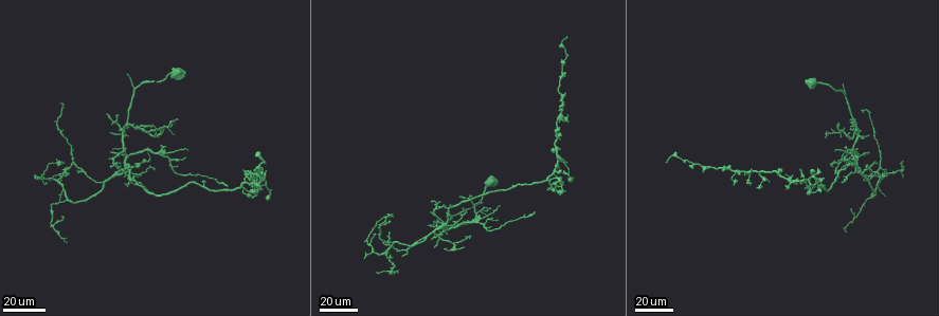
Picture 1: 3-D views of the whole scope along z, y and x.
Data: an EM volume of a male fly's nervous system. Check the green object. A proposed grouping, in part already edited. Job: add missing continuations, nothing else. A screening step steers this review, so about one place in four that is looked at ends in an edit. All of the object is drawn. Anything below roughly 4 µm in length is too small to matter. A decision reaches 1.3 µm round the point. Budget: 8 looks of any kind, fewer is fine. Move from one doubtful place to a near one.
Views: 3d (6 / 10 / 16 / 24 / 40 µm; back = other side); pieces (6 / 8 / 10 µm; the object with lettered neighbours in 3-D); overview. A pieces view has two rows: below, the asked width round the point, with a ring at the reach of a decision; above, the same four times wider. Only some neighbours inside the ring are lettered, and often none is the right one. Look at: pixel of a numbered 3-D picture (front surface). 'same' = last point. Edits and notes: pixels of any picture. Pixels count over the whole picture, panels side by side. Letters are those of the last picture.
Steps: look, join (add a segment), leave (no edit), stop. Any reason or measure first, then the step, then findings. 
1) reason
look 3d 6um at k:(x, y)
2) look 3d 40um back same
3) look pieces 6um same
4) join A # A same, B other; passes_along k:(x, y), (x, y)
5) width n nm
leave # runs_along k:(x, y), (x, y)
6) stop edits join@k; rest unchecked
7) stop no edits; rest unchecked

free end
look 3d 40um at 1:(366, 251)

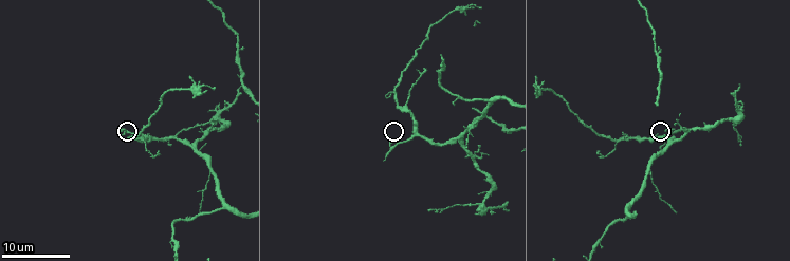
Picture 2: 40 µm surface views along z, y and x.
what lies round it
look pieces 6um at 2:(388, 136)

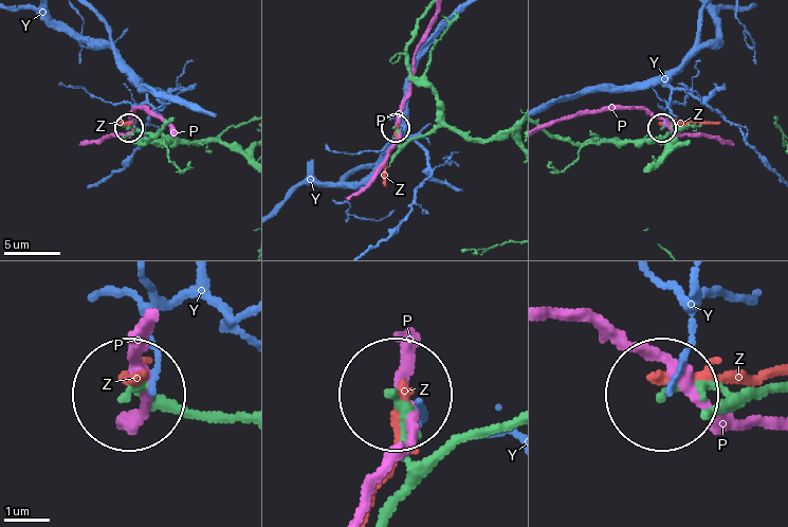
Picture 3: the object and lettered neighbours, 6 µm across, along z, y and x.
width 180 nm
leave # P other, Y other, Z other; runs_along 3:(510, 129), (468, 140), (439, 126), (404, 142), (397, 129); none of them fits

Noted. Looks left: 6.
free end
look 3d 24um at 1:(431, 237)

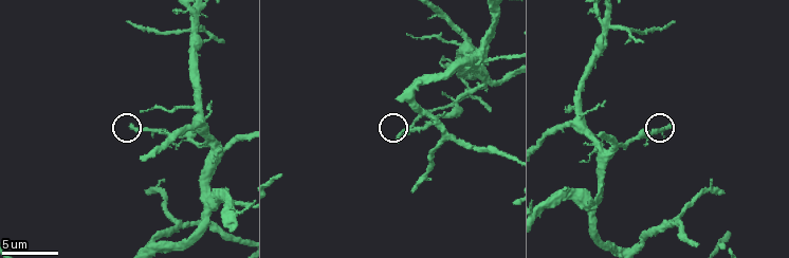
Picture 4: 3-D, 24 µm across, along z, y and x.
look 3d 6um at 4:(399, 138)

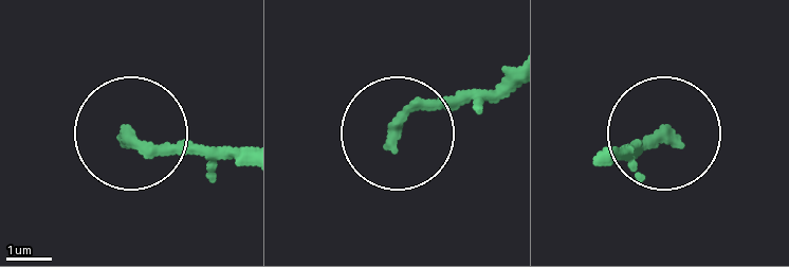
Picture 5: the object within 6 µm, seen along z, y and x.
what lies round it
look pieces 10um at 5:(391, 143)

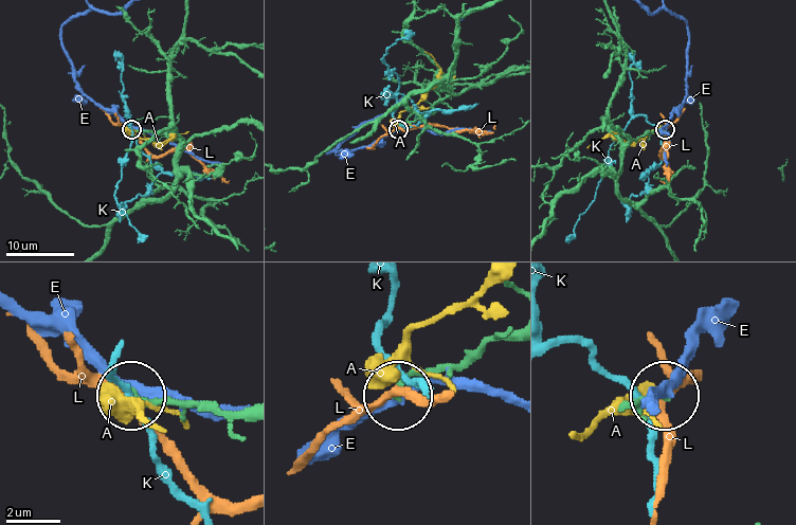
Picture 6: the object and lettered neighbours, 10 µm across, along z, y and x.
leave # A other, E other, K other, L other; none of them fits

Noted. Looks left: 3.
free end
look 3d 40um at 1:(107, 114)

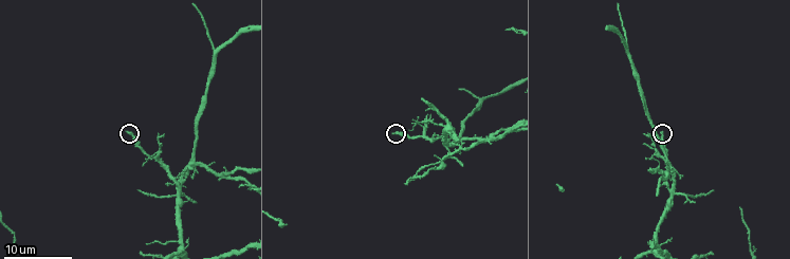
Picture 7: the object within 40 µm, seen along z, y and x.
look pieces 10um at 7:(394, 132)

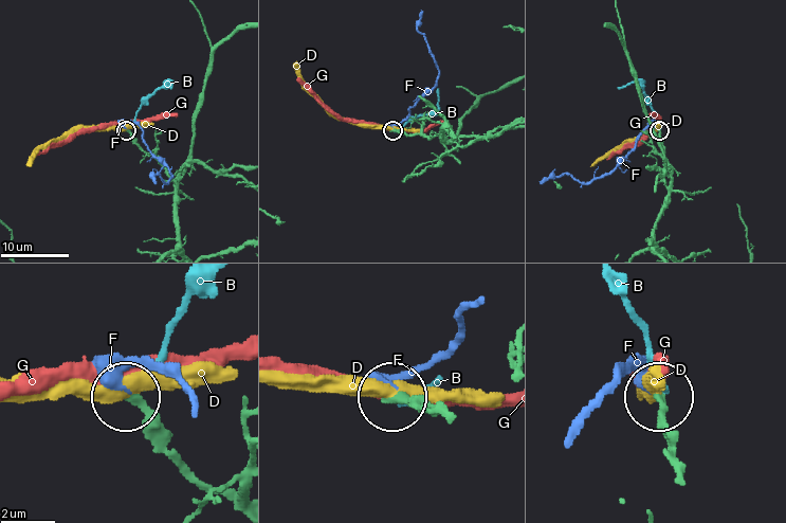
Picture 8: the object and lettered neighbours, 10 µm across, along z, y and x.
leave # B other, D other, F other, G other; runs_along 8:(658, 145), (670, 174), (668, 184), (659, 130); none of them fits

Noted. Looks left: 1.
free end
look pieces 6um at 4:(412, 192)

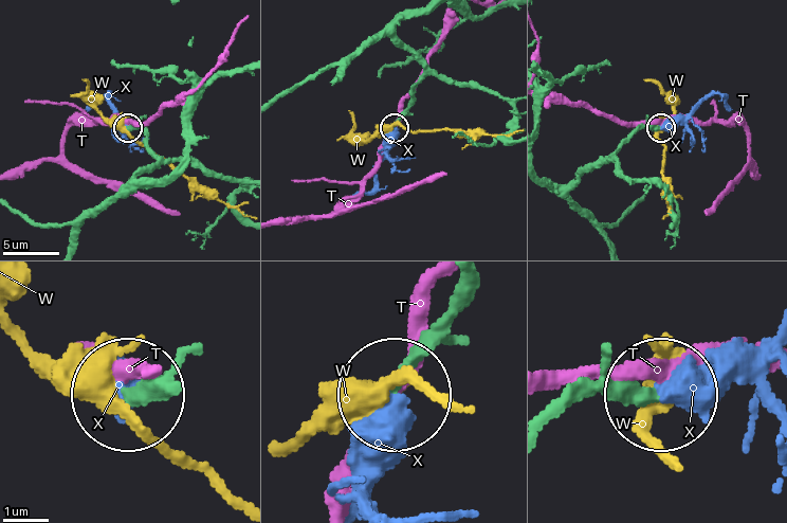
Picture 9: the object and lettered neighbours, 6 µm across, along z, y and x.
join X # T other, W other, X same; it goes on there

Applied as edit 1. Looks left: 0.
stop edits join@9; rest unchecked

